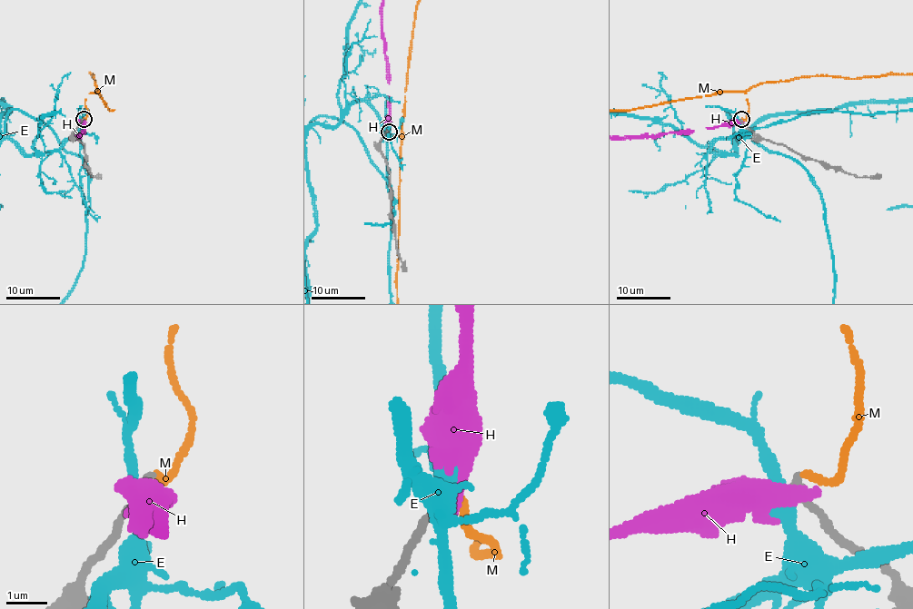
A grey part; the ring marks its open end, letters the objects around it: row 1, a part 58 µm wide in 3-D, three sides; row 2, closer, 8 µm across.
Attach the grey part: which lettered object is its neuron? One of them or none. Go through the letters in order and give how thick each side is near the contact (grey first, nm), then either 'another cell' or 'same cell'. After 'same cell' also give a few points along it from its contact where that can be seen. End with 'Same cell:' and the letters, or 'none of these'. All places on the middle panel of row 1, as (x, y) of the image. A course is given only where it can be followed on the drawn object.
E: calibres 260 and 360 nm; another cell
H: calibres 260 and 480 nm; another cell
M: calibres 240 and 170 nm; same cell
Same cell: M

